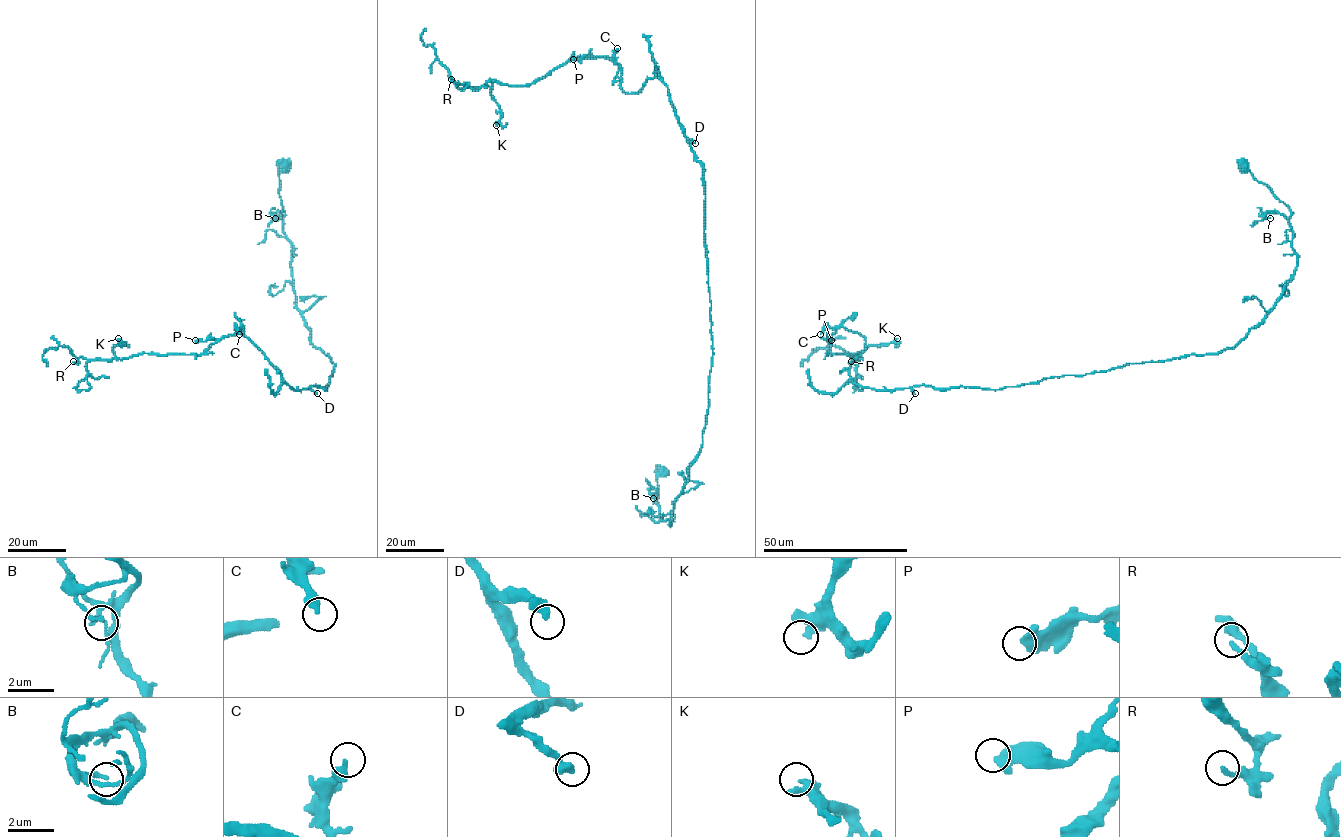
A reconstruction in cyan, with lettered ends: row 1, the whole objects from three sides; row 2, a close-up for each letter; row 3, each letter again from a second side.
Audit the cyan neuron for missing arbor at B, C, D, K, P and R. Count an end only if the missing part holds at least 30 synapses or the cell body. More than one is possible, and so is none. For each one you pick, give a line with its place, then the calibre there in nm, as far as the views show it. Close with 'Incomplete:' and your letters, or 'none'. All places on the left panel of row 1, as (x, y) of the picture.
K: place (118, 338); calibre 220 nm
Incomplete: K

